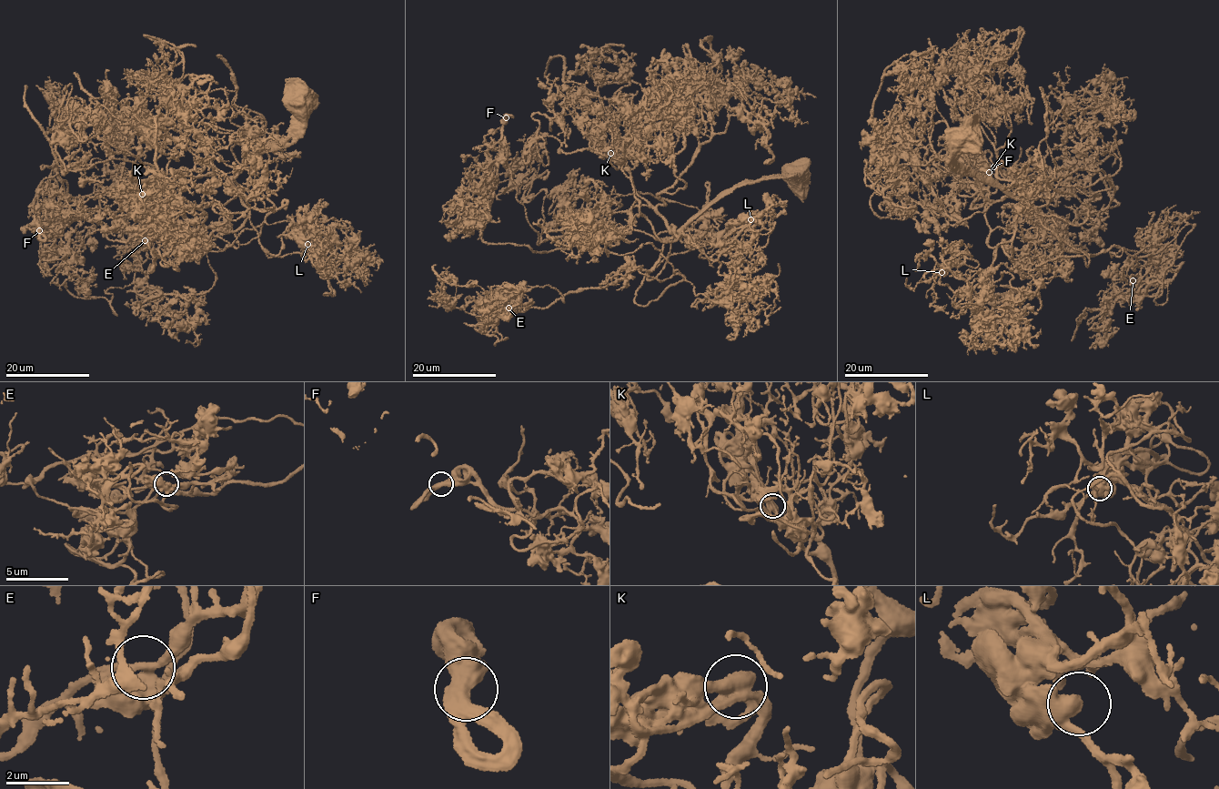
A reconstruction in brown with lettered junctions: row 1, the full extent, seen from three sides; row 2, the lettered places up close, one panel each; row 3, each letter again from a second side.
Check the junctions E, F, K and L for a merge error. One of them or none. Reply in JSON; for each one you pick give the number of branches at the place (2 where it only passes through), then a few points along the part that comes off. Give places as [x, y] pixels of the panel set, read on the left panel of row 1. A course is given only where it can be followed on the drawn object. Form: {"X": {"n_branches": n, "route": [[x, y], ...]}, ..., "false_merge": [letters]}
{"false_merge": []}

